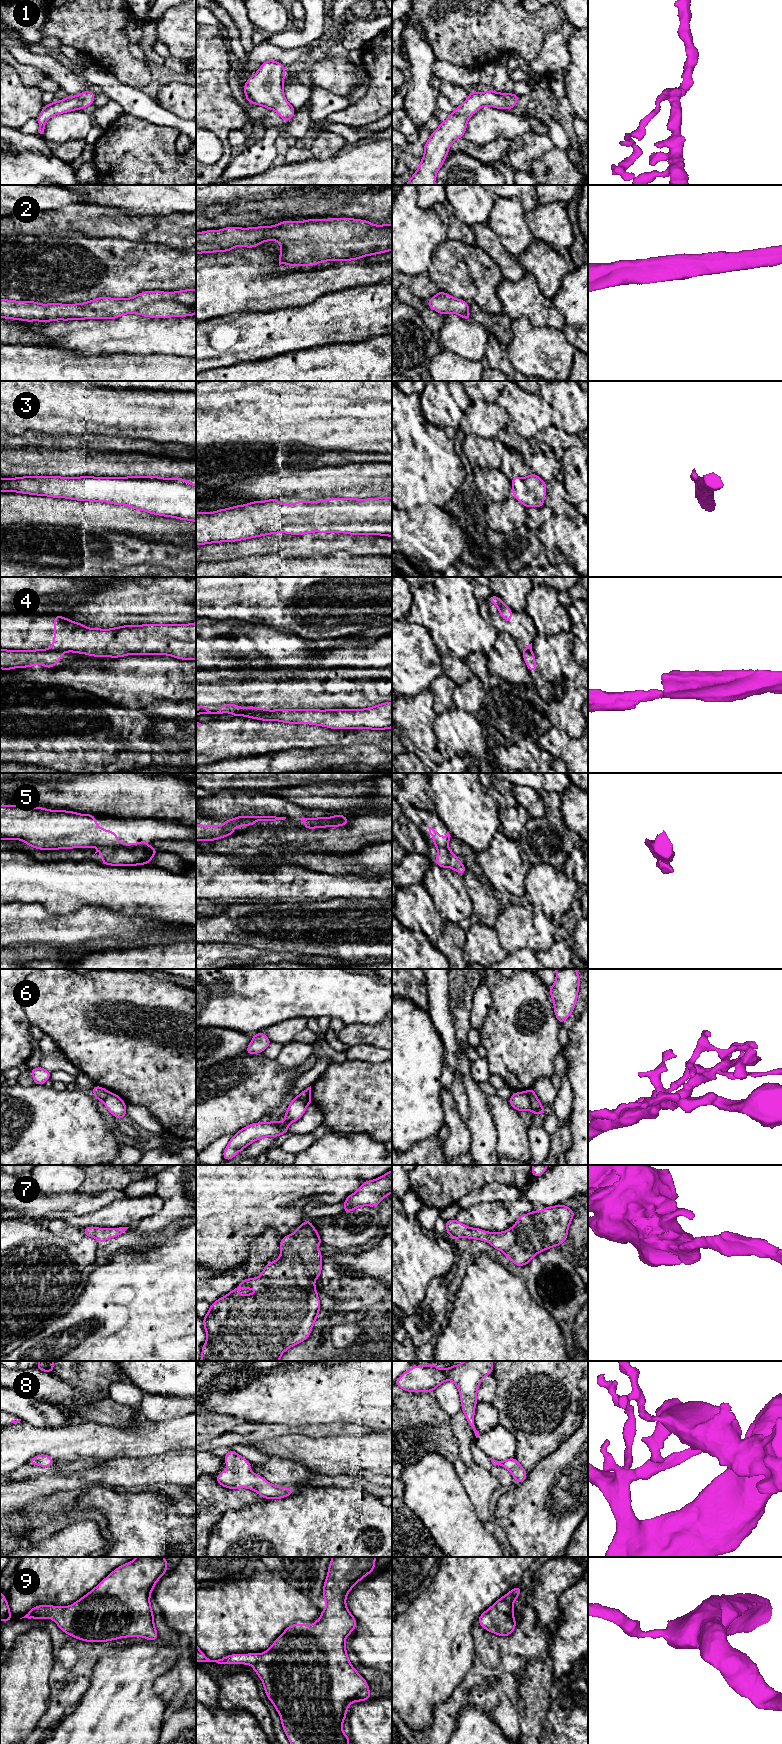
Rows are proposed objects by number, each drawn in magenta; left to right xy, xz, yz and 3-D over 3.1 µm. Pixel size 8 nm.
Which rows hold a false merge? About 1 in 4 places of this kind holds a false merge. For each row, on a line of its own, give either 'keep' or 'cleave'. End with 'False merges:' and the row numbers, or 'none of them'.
1: keep
2: keep
3: keep
4: cleave
5: cleave
6: cleave
7: keep
8: keep
9: keep
False merges: 4, 5, 6

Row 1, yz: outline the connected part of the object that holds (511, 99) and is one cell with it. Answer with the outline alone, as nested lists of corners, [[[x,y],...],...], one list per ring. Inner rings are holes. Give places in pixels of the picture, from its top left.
[[[493,89],[487,92],[470,91],[464,103],[455,107],[453,113],[432,132],[424,145],[421,163],[405,185],[434,185],[438,170],[448,156],[451,144],[462,138],[469,118],[484,106],[497,109],[512,109],[519,96],[514,93],[498,93]]]

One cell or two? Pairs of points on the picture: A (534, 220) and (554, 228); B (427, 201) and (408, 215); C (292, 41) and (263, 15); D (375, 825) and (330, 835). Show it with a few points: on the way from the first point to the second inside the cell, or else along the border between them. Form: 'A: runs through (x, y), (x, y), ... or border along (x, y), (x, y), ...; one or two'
A: runs through (539, 220), (549, 223); one
B: border along (417, 195), (417, 204), (421, 208), (431, 208); two
C: border along (287, 29), (273, 34); two
D: runs through (364, 829), (354, 835), (341, 835); one

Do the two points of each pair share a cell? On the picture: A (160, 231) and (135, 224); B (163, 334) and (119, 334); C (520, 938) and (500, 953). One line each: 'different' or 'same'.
A: same
B: same
C: different

